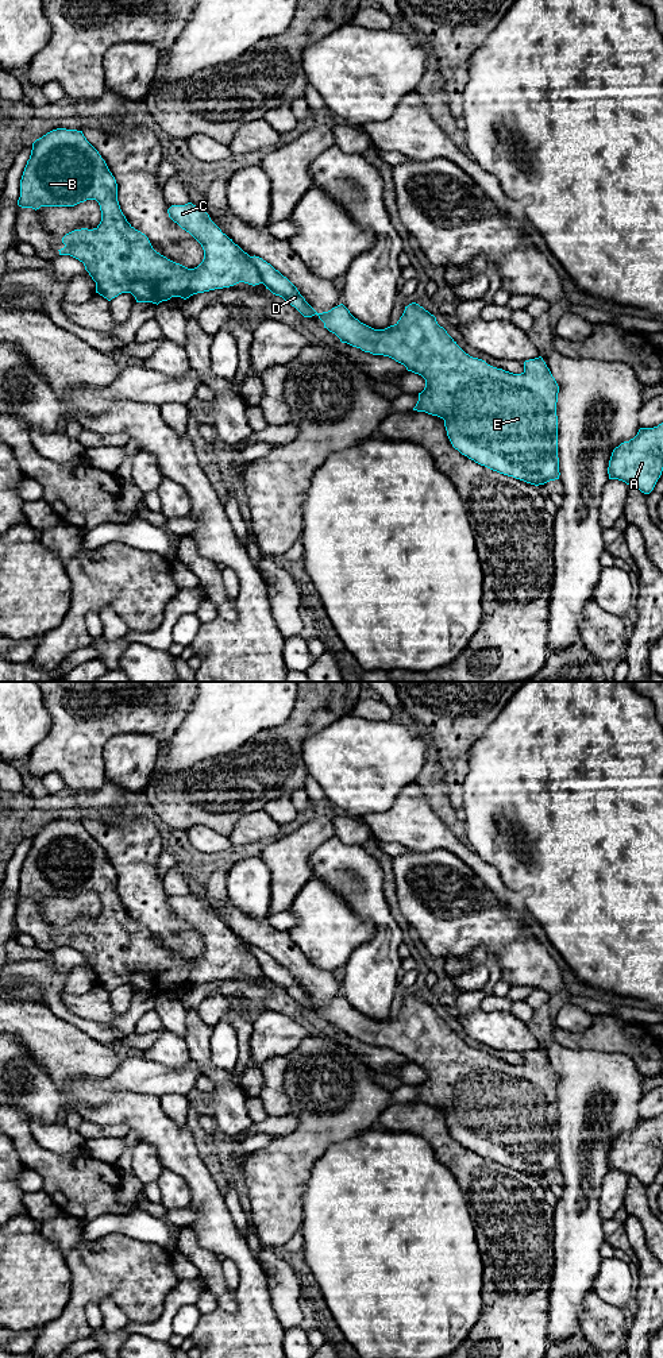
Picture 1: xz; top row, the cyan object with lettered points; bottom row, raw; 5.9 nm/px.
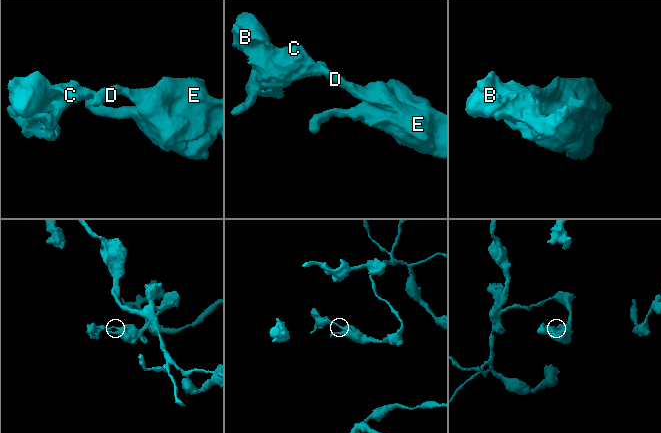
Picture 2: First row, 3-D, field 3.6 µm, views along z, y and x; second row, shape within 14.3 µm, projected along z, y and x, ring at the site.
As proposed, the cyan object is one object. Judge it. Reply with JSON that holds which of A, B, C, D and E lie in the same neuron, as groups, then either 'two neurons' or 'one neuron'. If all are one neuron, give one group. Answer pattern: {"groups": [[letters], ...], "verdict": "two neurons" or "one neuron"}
{"groups": [["A", "D", "E"], ["B", "C"]], "verdict": "two neurons"}

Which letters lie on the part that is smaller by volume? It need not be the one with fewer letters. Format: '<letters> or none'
B, C

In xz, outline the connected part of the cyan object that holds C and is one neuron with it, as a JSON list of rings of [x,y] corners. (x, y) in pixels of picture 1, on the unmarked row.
[[[57,819],[36,830],[32,834],[31,846],[20,871],[20,888],[18,891],[18,896],[36,902],[41,898],[74,898],[86,891],[96,891],[99,894],[101,902],[100,915],[93,921],[81,919],[66,925],[62,929],[65,938],[58,942],[59,946],[70,946],[82,953],[85,961],[96,973],[96,984],[108,992],[122,984],[131,984],[136,994],[153,994],[158,996],[171,988],[181,988],[186,991],[193,985],[230,979],[239,973],[253,977],[261,975],[259,965],[251,953],[251,948],[235,935],[232,930],[223,925],[204,900],[193,896],[192,894],[185,896],[171,896],[167,900],[169,908],[182,921],[189,923],[204,941],[203,953],[194,960],[188,960],[157,944],[149,929],[127,913],[117,892],[116,871],[99,842],[86,832],[82,822]]]

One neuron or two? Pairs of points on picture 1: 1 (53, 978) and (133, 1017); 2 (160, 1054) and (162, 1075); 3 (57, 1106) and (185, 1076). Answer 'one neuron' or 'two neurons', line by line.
1: one neuron
2: two neurons
3: one neuron

